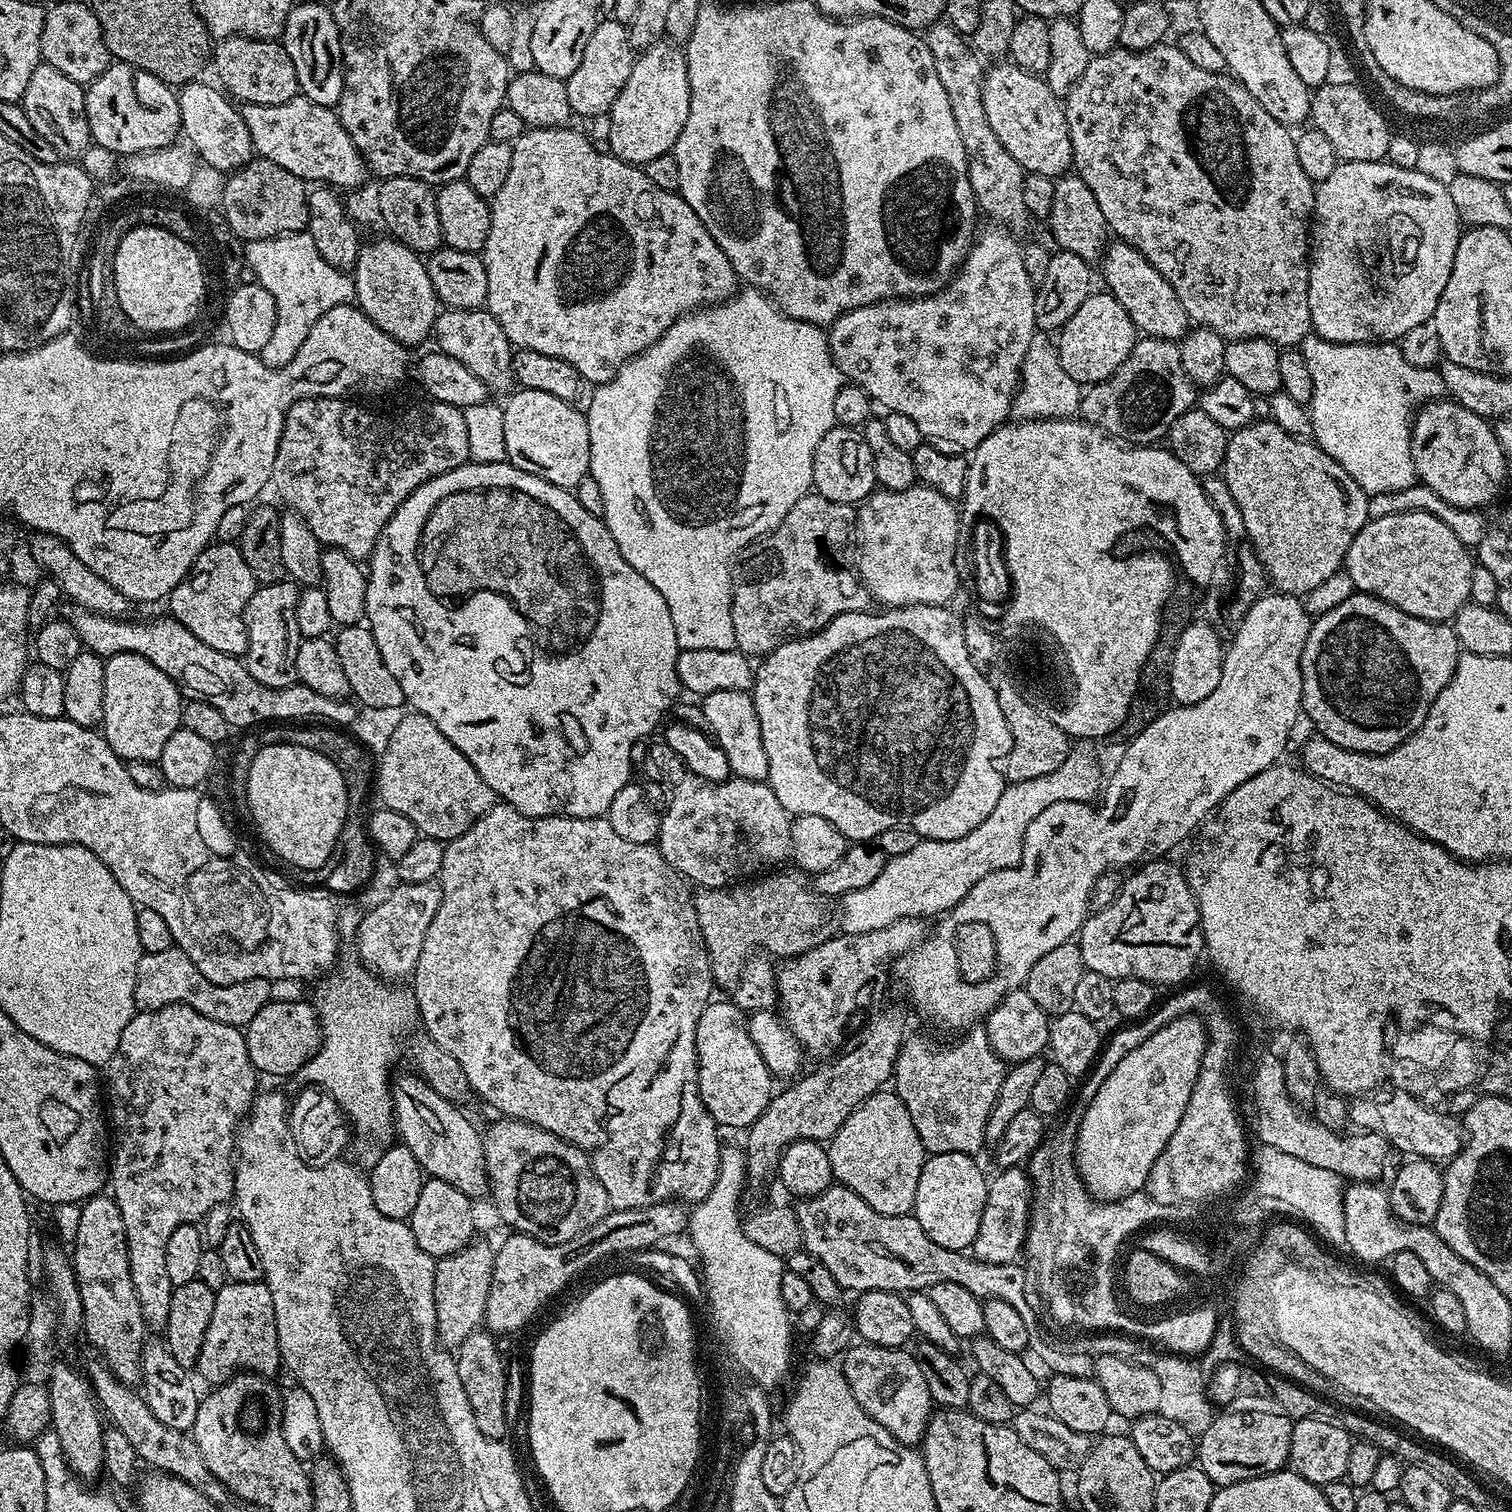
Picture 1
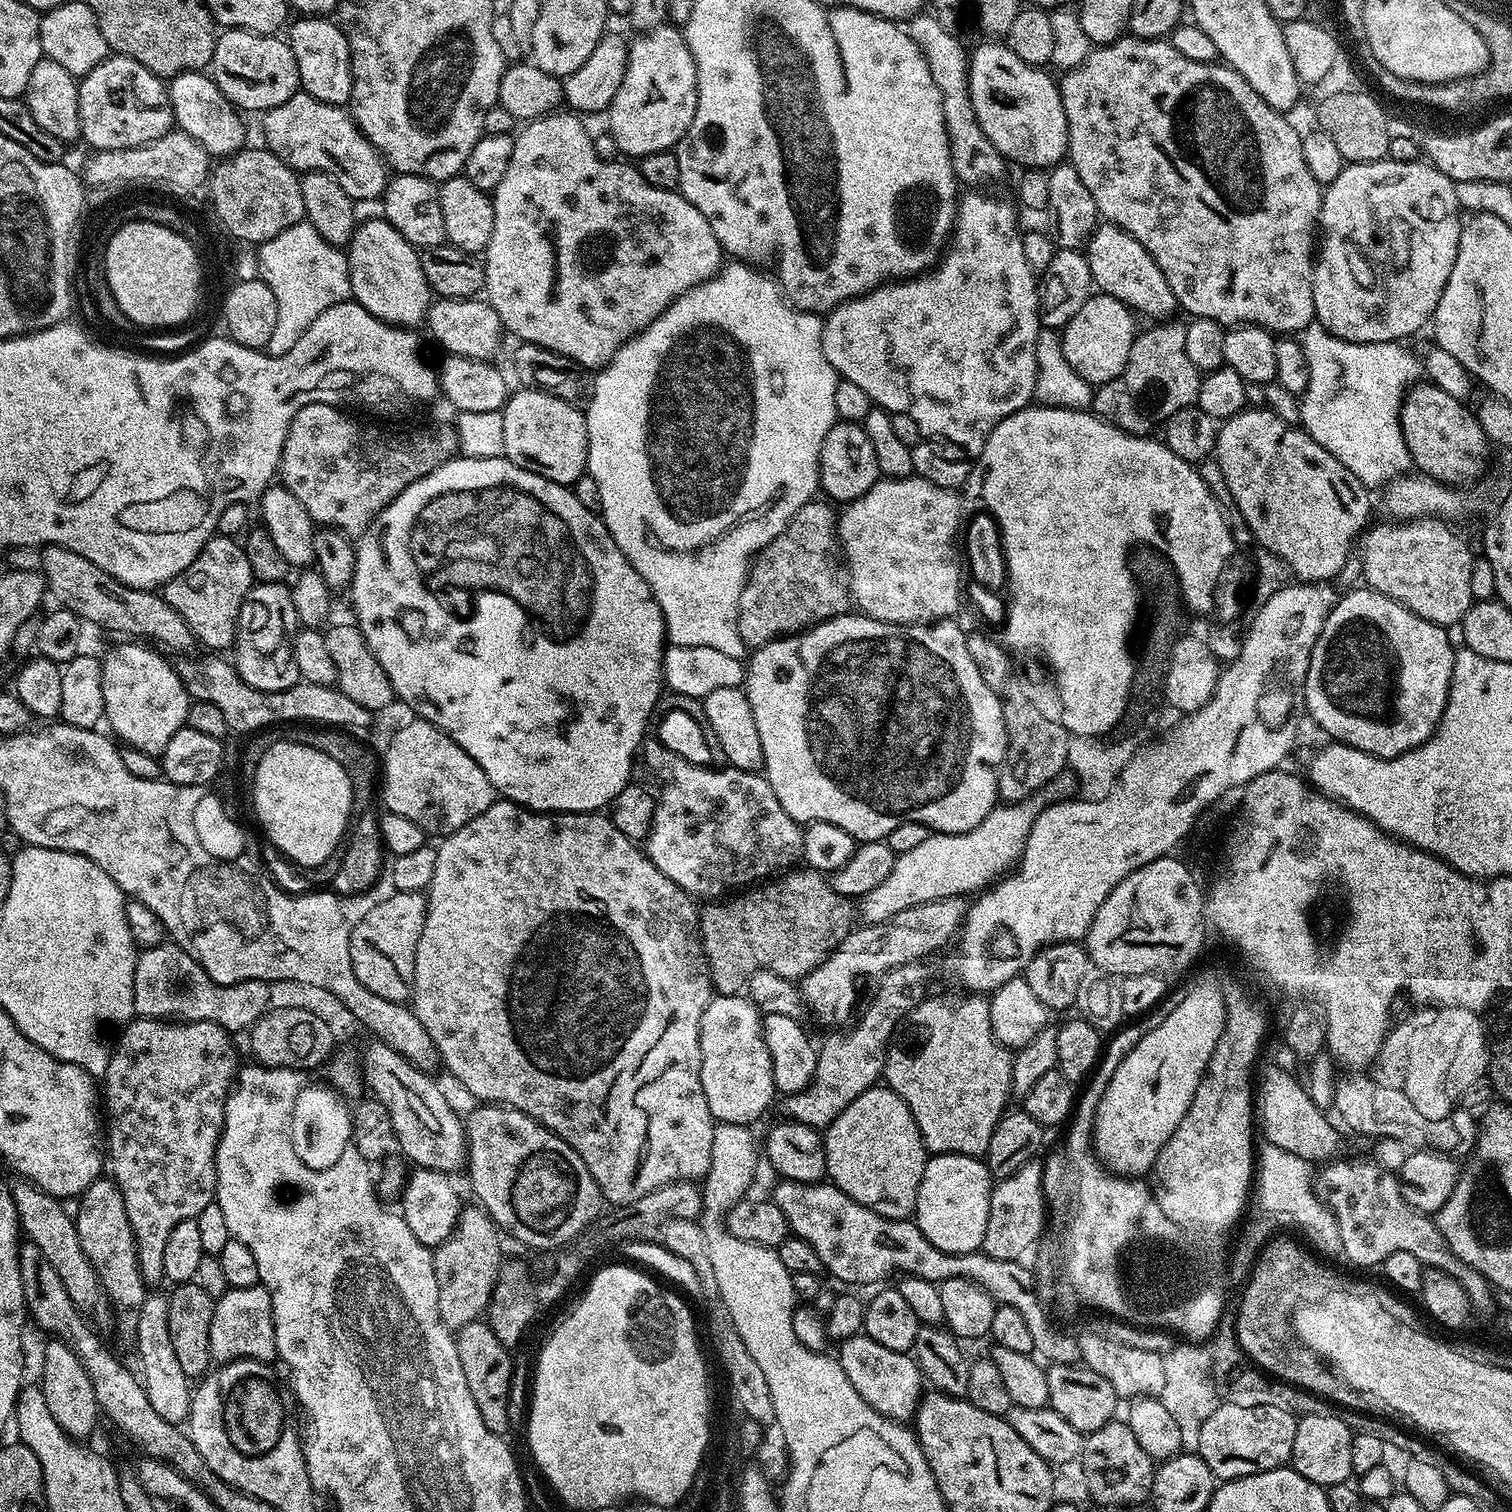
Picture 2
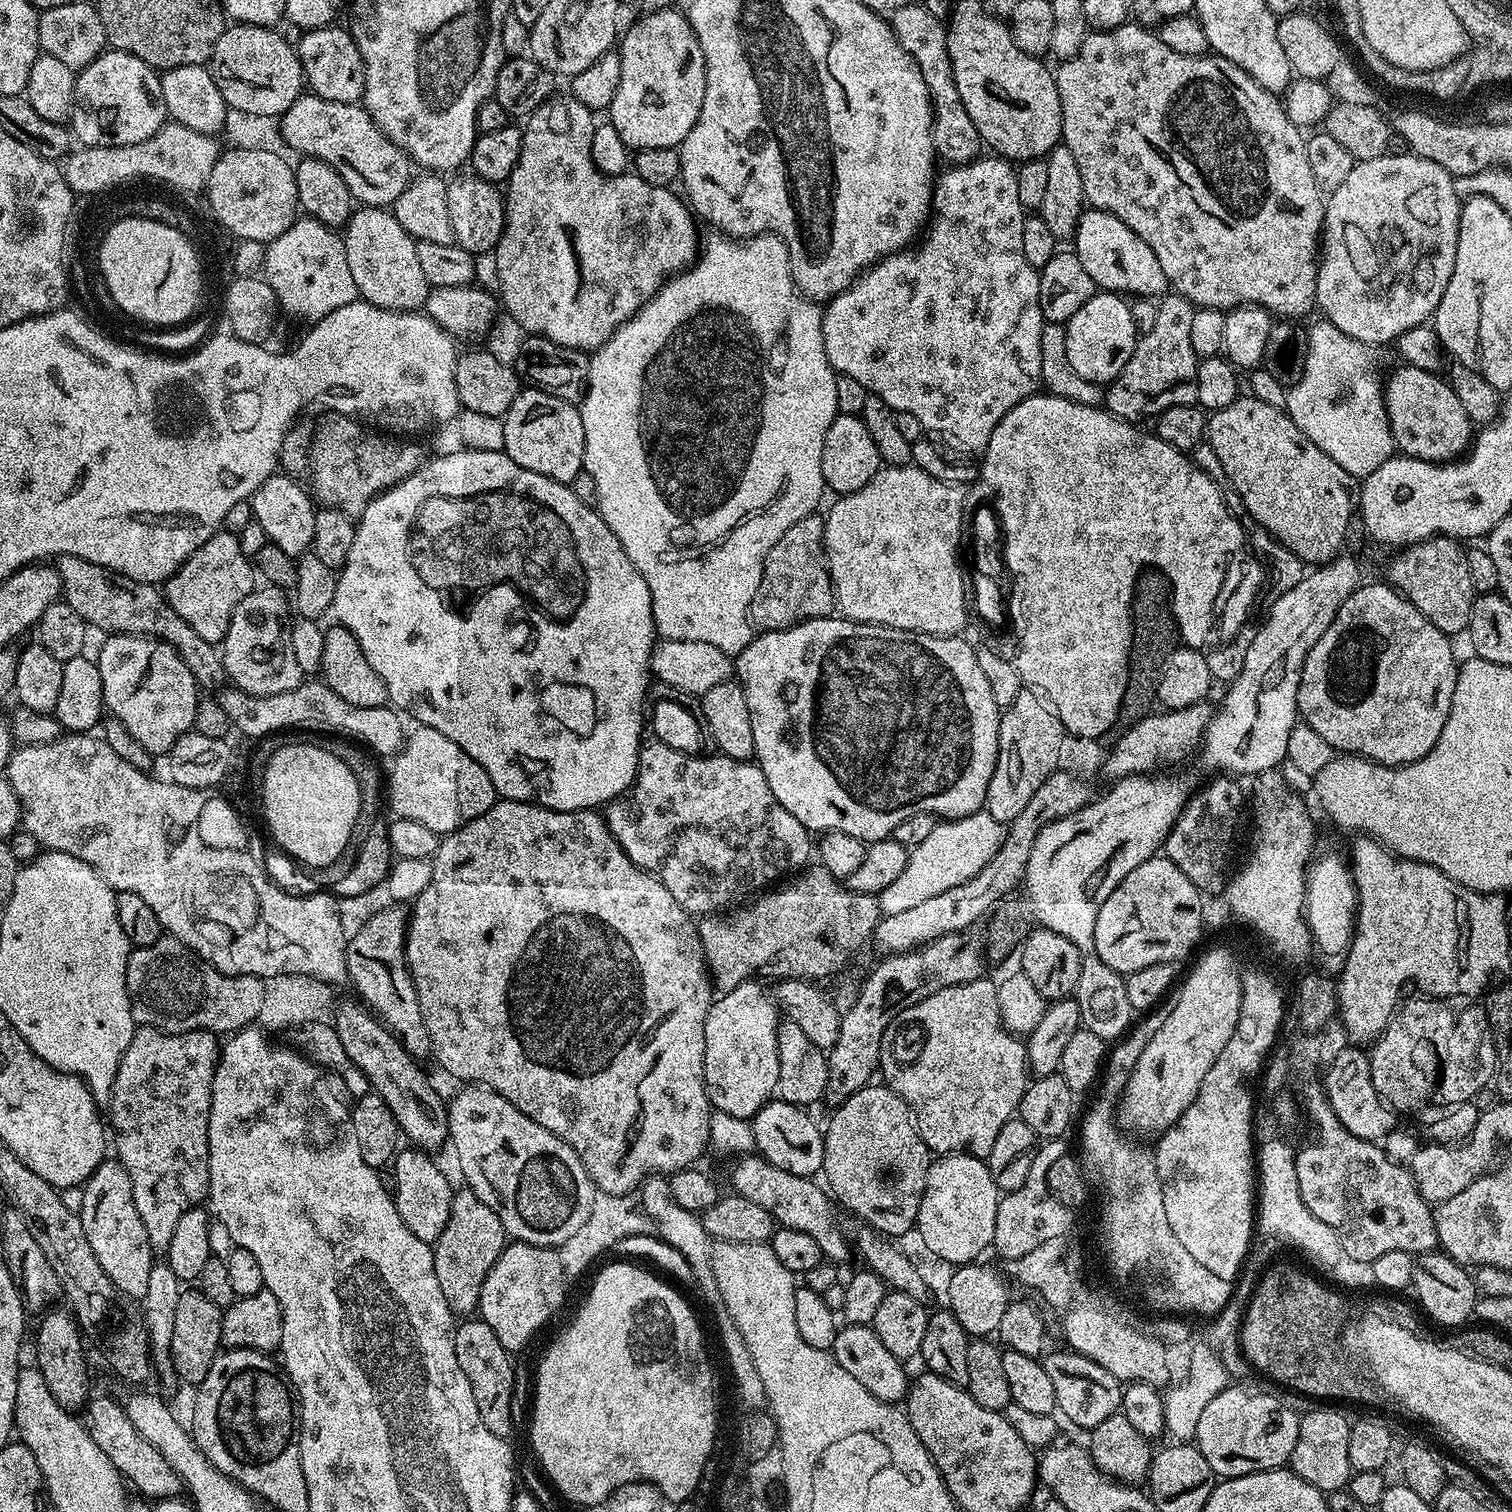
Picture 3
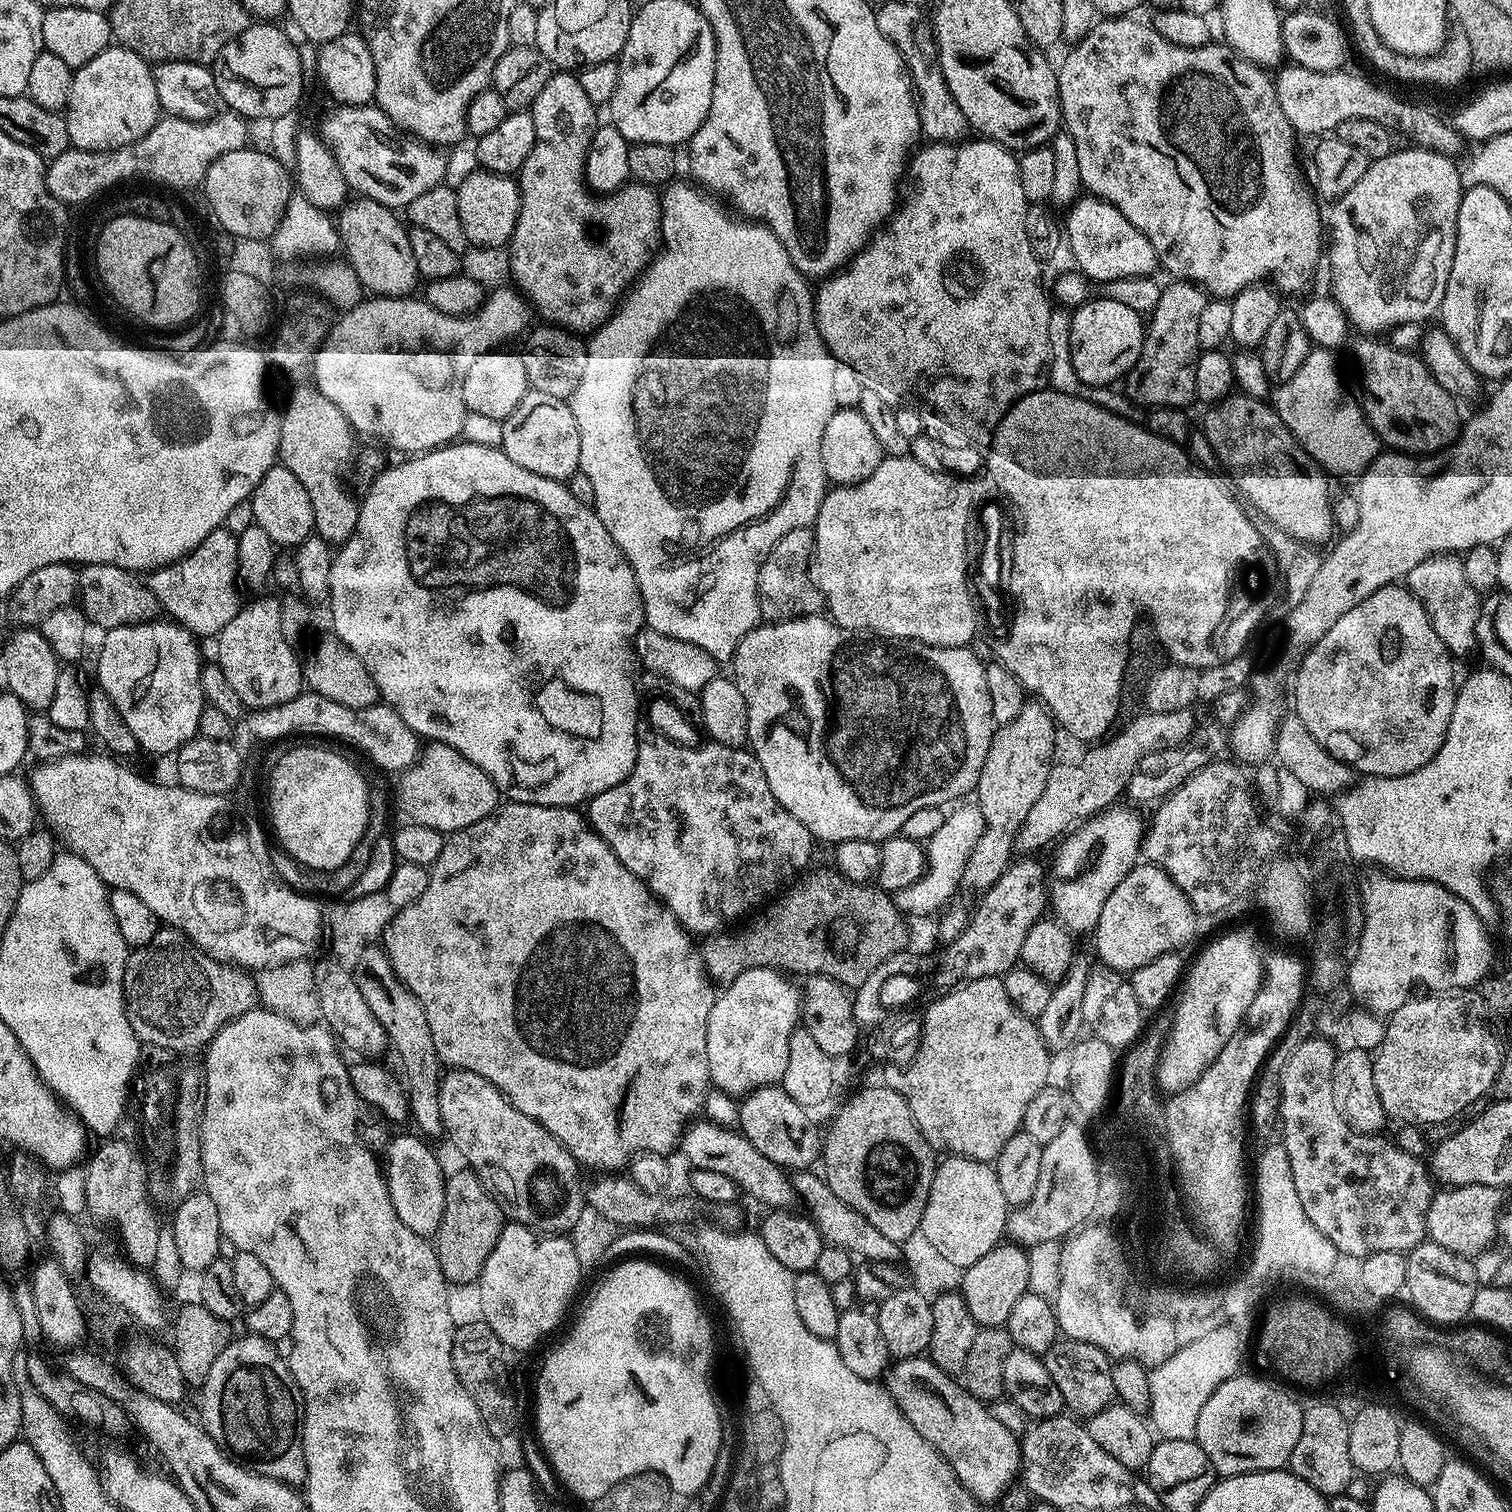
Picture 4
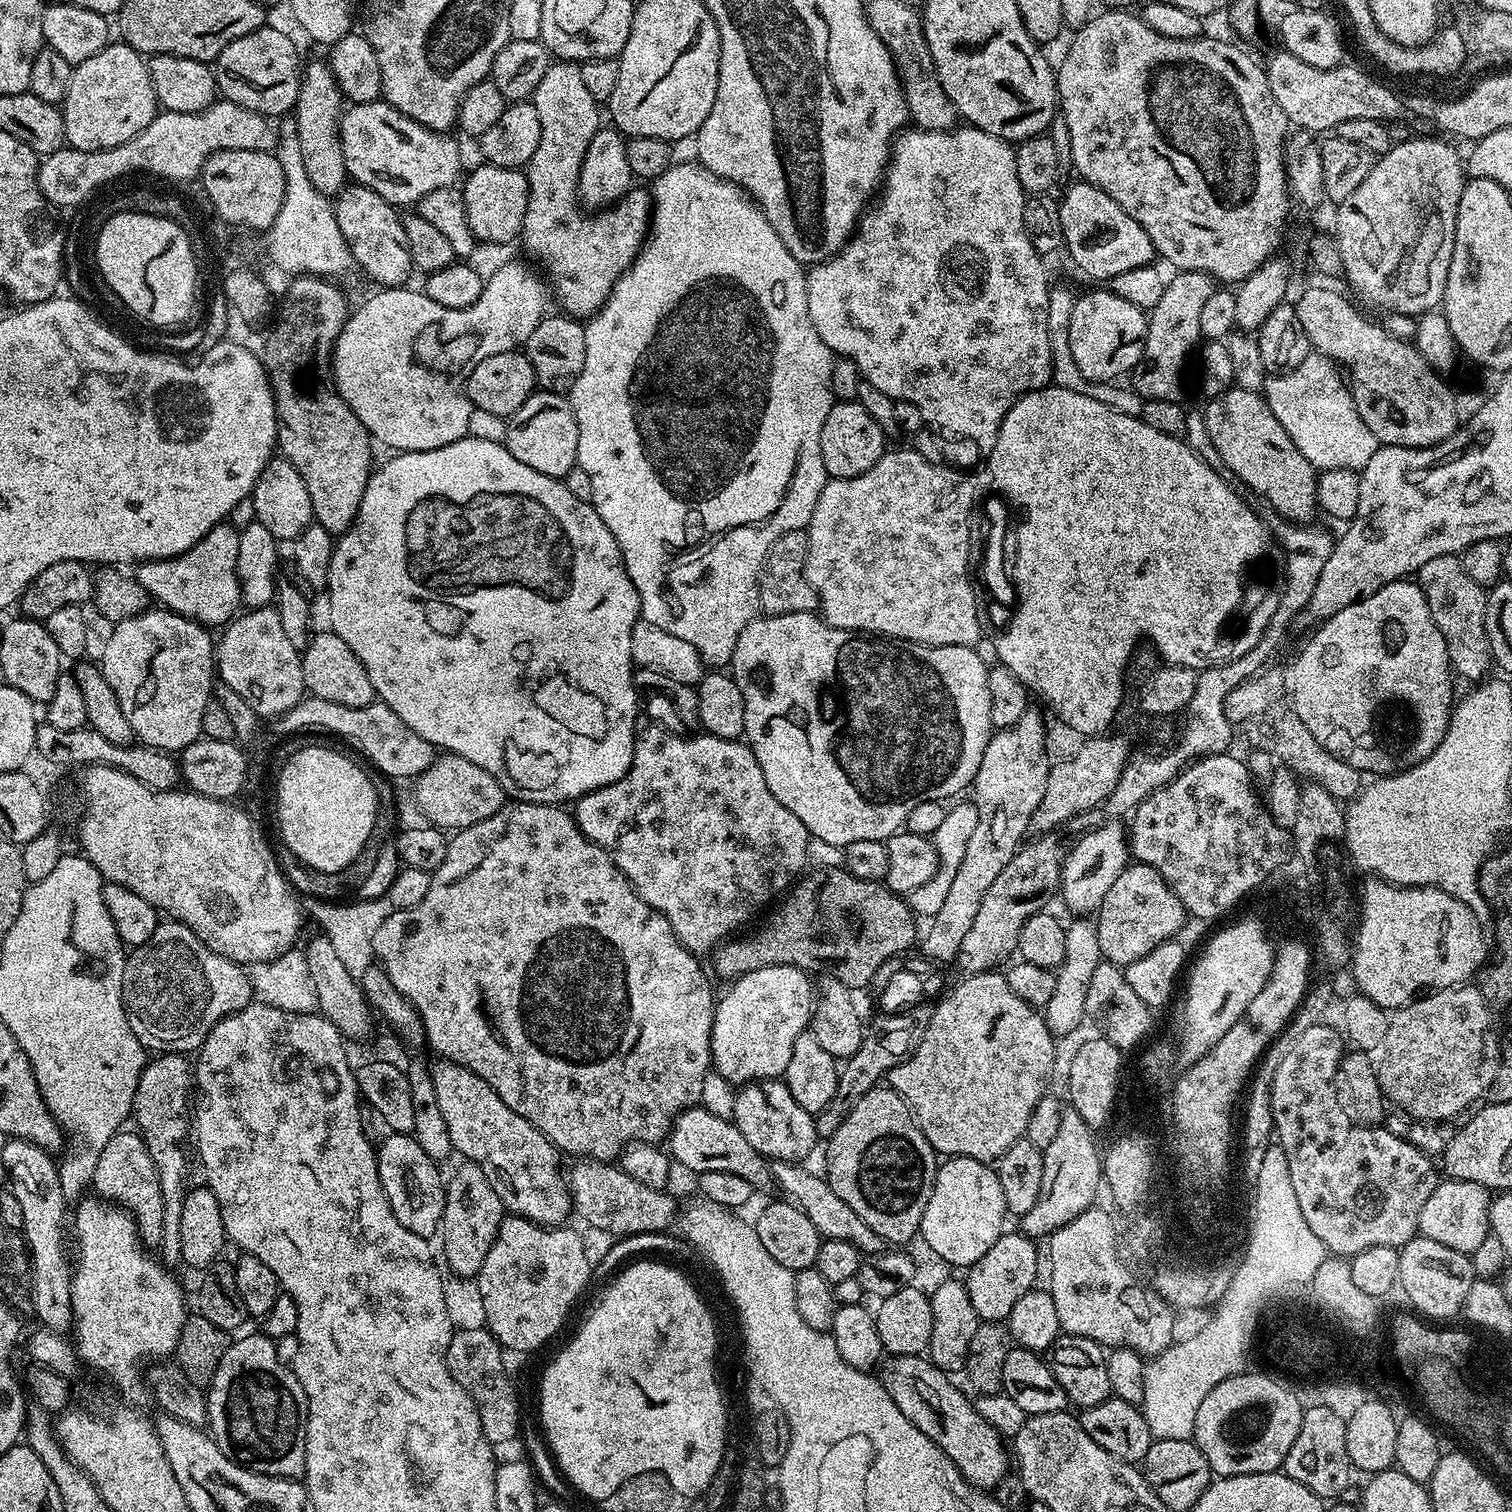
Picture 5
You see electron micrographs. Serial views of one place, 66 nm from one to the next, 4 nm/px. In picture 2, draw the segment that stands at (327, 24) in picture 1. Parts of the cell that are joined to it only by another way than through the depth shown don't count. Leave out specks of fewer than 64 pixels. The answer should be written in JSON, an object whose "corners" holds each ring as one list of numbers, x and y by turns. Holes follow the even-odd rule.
{"corners":[[301,15,296,19,287,29,286,39,294,50,294,62,298,62,300,88,318,102,347,105,352,98,352,55,344,31,332,18]]}

